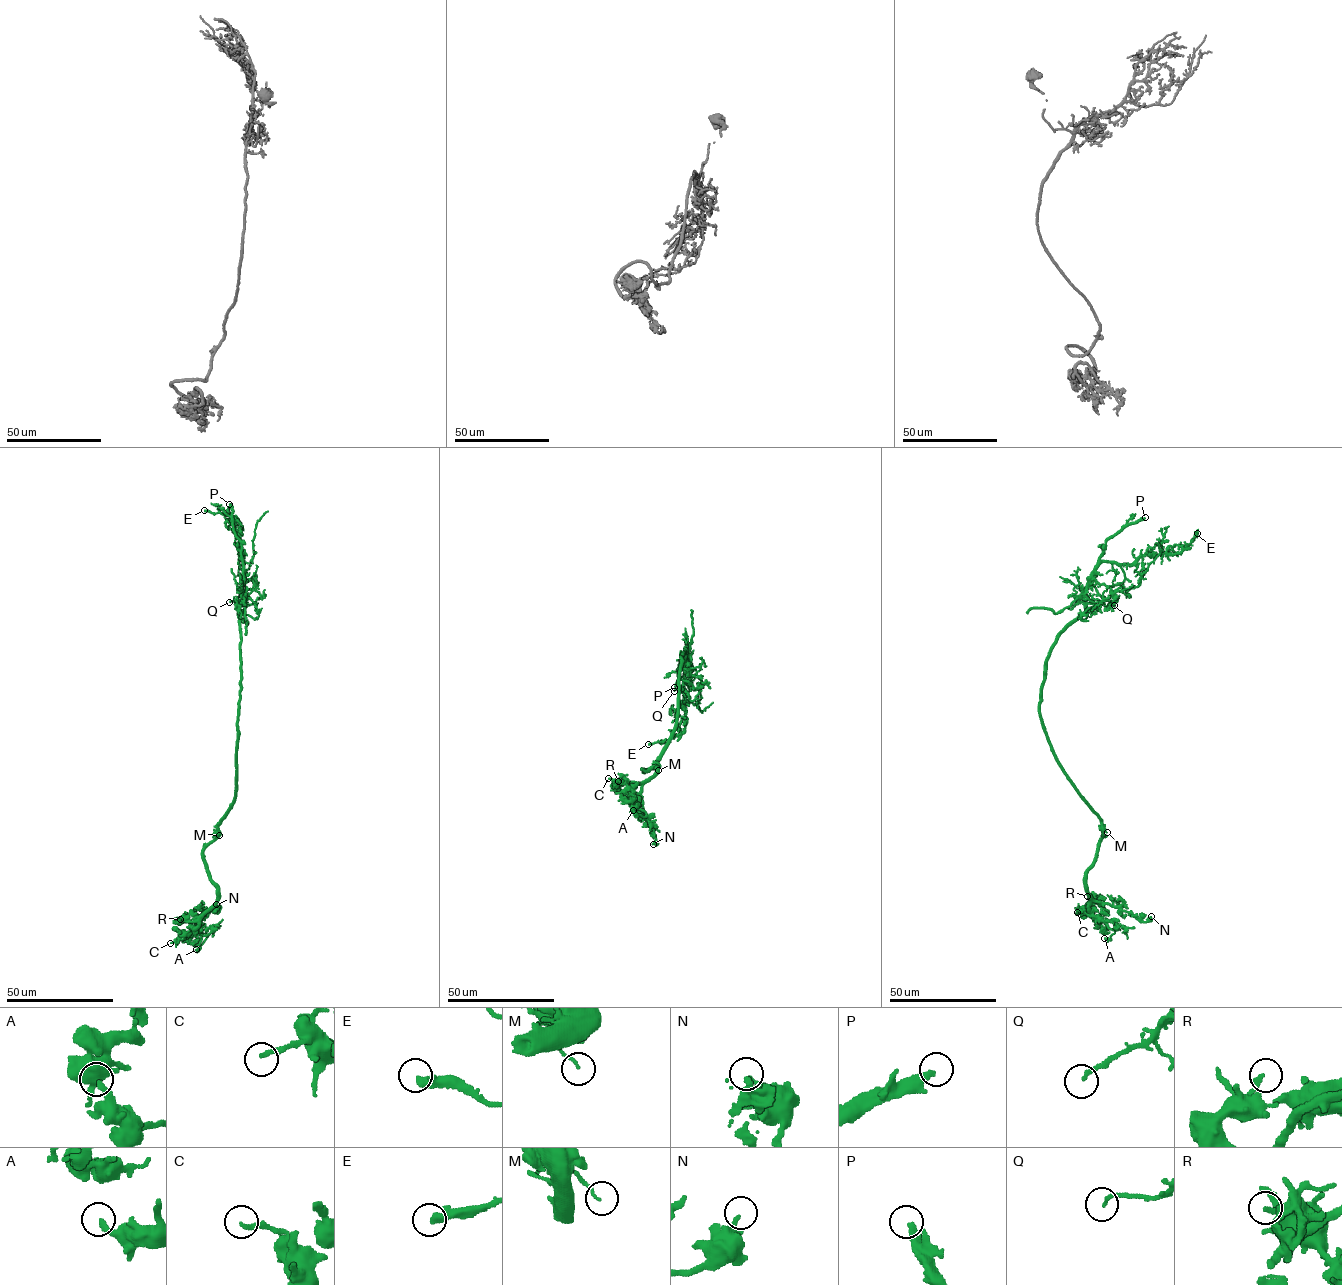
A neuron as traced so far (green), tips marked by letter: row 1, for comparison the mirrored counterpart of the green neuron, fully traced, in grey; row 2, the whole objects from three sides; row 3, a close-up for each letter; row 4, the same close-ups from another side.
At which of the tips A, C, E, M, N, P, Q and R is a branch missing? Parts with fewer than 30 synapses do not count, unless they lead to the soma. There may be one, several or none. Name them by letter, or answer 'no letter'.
P

